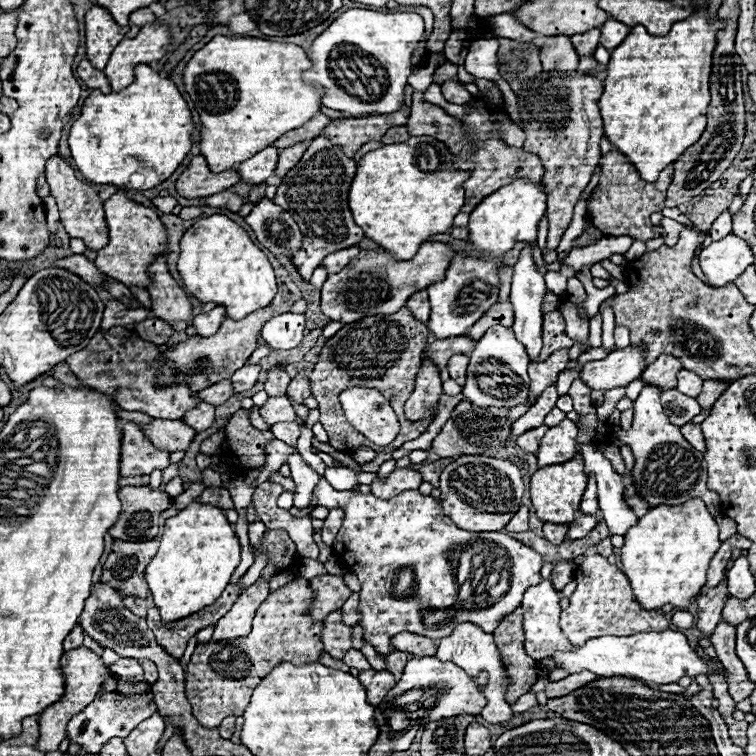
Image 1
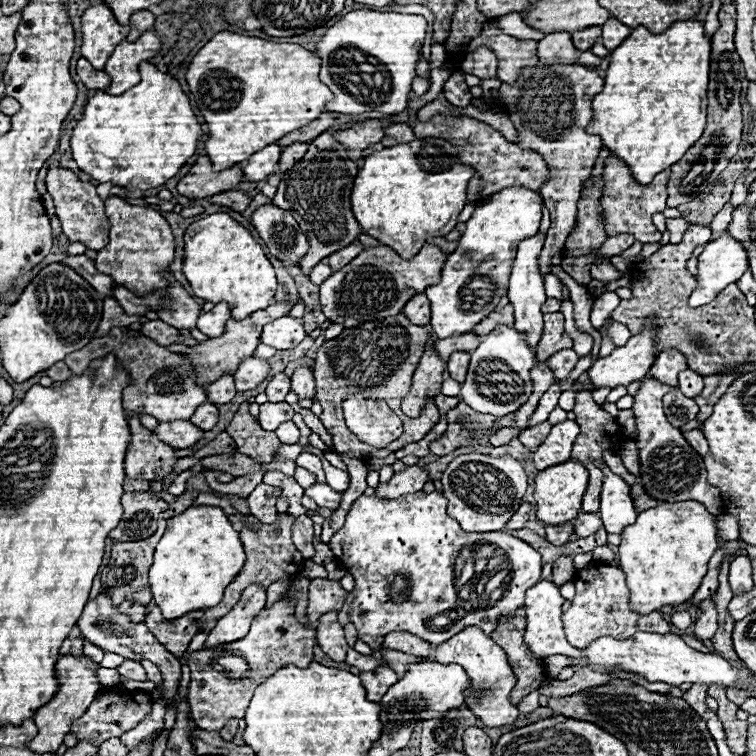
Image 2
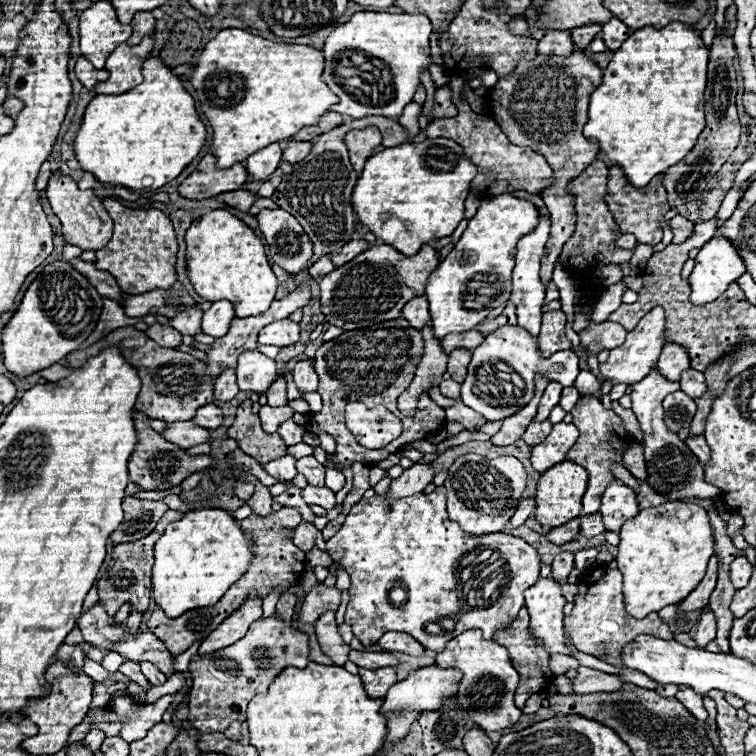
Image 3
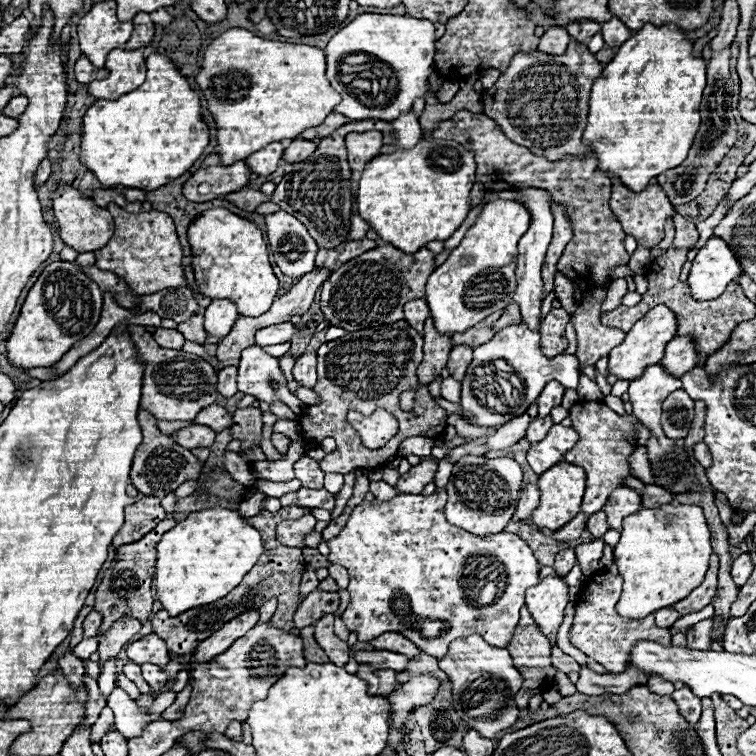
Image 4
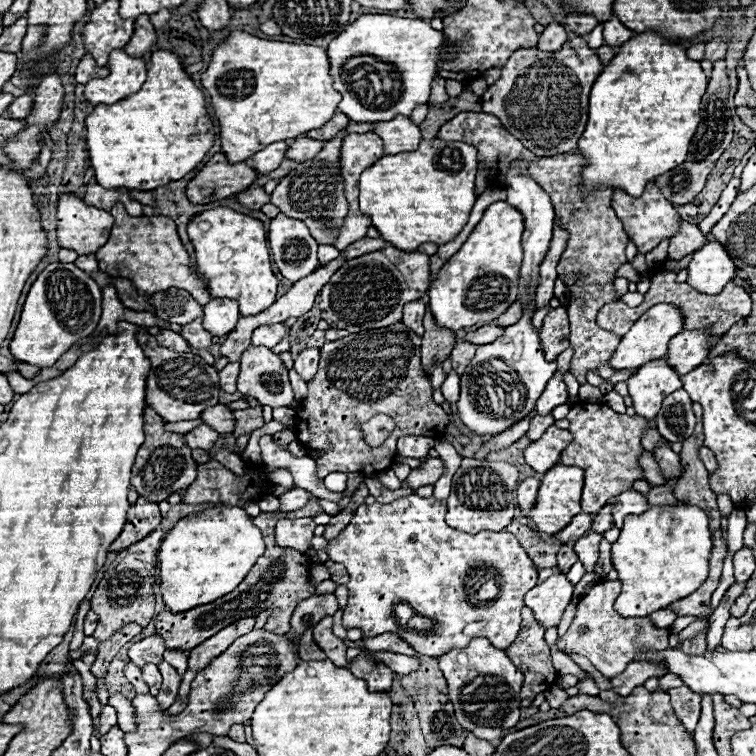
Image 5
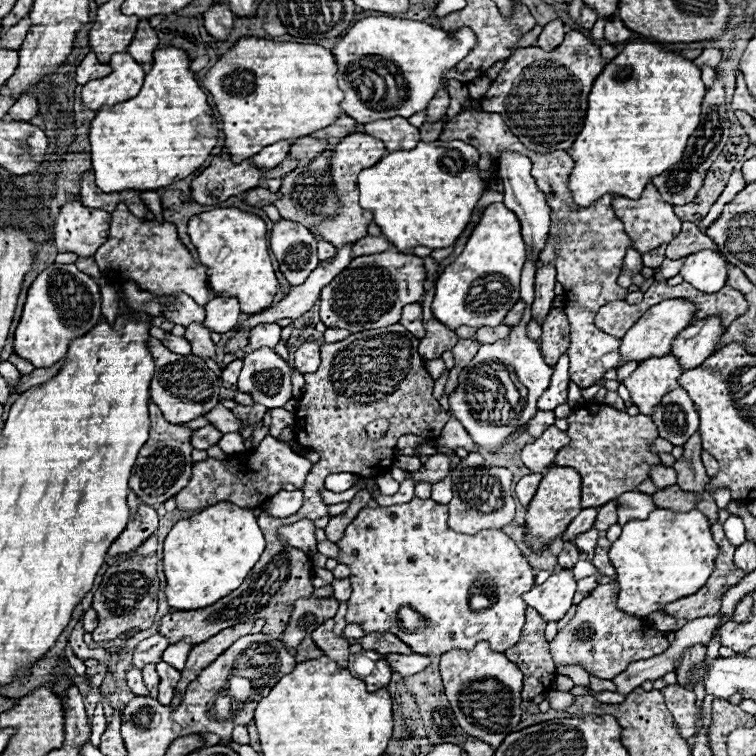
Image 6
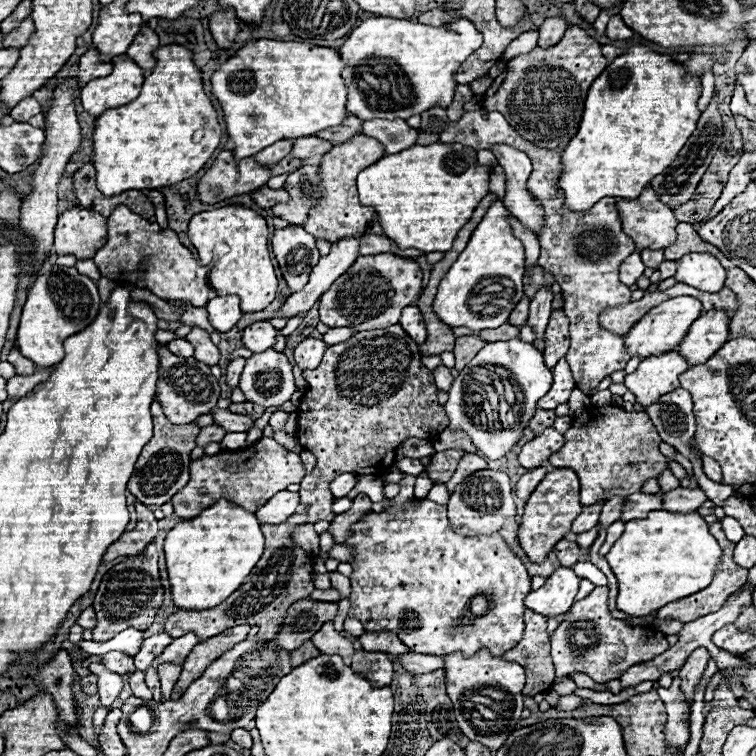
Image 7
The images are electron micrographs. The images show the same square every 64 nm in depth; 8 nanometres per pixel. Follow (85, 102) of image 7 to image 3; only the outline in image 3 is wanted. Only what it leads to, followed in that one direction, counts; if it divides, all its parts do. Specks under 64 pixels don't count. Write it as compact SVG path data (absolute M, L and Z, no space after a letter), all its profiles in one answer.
M144 38L138 46L126 46L120 44L106 60L106 70L110 72L110 78L104 82L98 82L94 86L96 94L124 94L132 90L136 84L136 78L142 72L142 62L148 58L148 52L154 46L154 38Z

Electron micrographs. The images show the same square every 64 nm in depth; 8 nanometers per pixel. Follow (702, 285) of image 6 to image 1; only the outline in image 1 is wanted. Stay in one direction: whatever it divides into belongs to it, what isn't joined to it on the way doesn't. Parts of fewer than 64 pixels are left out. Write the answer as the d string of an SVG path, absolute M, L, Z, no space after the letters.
M734 234L712 242L700 252L698 258L710 288L720 288L734 282L754 260L750 246Z

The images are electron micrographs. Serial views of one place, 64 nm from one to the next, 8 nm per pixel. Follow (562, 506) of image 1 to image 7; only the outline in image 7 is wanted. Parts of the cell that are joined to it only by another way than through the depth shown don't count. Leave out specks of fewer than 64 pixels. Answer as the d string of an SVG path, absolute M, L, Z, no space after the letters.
M552 468L544 480L538 484L538 488L532 492L524 506L524 514L518 528L518 544L530 558L530 562L540 564L546 560L546 556L552 552L558 540L562 540L570 528L576 516L582 512L582 504L578 502L580 494L578 476L570 468Z

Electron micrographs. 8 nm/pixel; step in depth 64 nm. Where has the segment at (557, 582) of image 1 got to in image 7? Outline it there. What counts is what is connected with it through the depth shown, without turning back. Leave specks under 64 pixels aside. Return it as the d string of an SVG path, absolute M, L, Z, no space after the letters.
M562 538L556 544L556 556L560 558L562 566L574 566L580 560L580 556L582 556L582 548L576 542L570 542L570 540Z

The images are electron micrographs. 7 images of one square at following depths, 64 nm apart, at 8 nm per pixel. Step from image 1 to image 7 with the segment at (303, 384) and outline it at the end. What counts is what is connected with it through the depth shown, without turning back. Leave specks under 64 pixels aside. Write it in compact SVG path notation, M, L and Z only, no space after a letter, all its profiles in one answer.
M304 338L296 348L294 348L294 360L296 366L300 366L302 370L306 368L314 368L320 364L324 352L326 352L326 342L324 340L316 340L316 338Z

